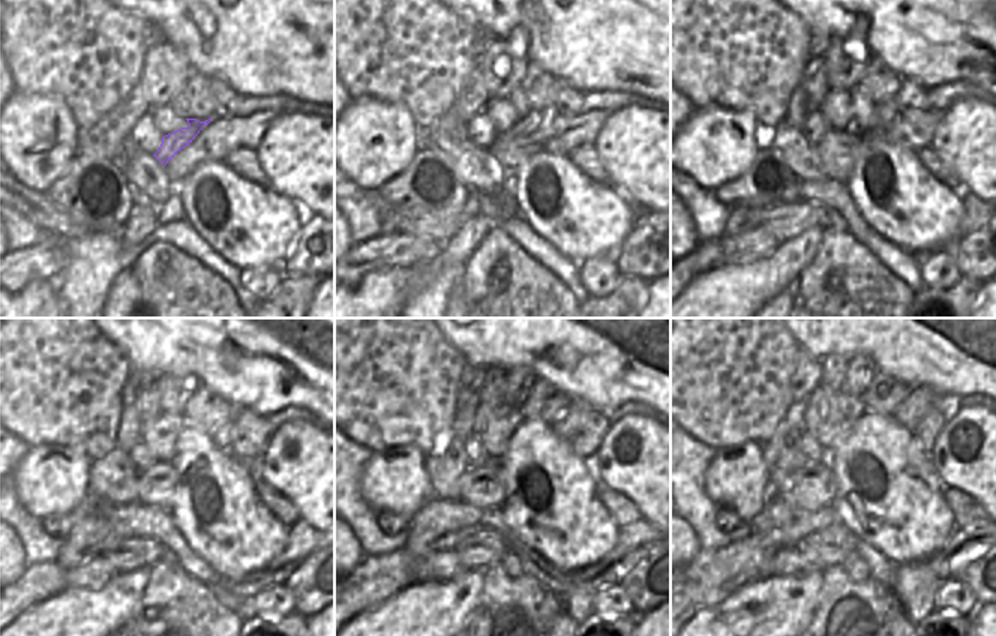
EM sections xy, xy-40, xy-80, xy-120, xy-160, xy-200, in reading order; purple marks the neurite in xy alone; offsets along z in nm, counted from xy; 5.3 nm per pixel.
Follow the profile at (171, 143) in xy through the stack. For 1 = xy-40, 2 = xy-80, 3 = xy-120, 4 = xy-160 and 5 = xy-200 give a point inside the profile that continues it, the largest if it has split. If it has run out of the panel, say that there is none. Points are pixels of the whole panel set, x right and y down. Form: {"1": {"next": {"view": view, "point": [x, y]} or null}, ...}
{"1": {"next": {"view": "xy-40", "point": [528, 123]}}, "2": {"next": {"view": "xy-80", "point": [888, 110]}}, "3": {"next": {"view": "xy-120", "point": [221, 435]}}, "4": {"next": {"view": "xy-160", "point": [573, 417]}}, "5": {"next": {"view": "xy-200", "point": [921, 399]}}}

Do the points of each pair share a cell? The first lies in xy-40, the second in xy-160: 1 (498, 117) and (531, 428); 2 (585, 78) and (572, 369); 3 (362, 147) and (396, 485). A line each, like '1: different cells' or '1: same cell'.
1: different cells
2: same cell
3: same cell

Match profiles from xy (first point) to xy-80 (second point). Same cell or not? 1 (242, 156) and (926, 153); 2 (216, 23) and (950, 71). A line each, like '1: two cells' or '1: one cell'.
1: one cell
2: one cell

